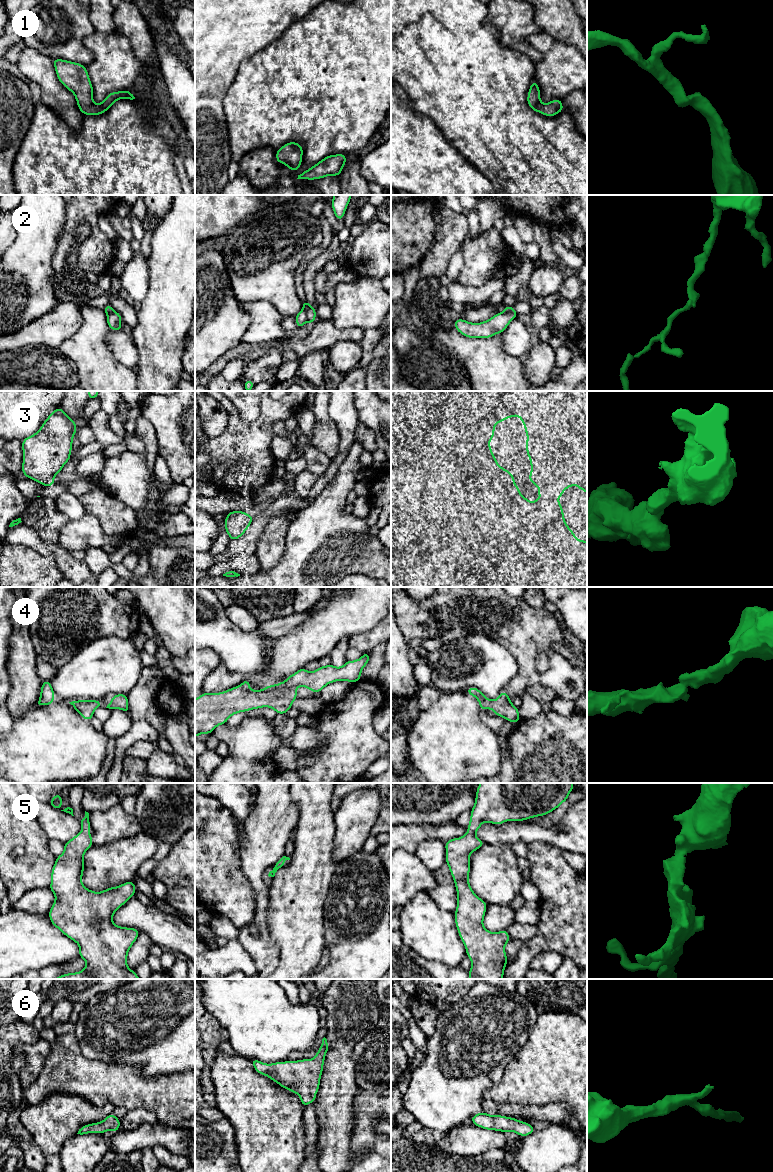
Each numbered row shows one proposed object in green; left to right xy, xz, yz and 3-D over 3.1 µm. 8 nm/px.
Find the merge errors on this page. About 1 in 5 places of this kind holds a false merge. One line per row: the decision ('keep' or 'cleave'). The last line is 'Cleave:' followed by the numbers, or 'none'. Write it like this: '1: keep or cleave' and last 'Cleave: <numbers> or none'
1: keep
2: cleave
3: keep
4: keep
5: keep
6: keep
Cleave: 2

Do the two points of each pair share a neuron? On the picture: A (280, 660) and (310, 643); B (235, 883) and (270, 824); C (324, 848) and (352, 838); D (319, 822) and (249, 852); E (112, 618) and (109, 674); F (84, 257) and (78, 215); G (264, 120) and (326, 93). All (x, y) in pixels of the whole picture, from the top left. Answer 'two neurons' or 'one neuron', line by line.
A: one neuron
B: two neurons
C: two neurons
D: two neurons
E: two neurons
F: one neuron
G: one neuron

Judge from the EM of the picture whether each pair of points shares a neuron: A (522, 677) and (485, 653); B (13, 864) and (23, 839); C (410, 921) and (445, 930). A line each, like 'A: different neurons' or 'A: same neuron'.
A: different neurons
B: same neuron
C: same neuron

